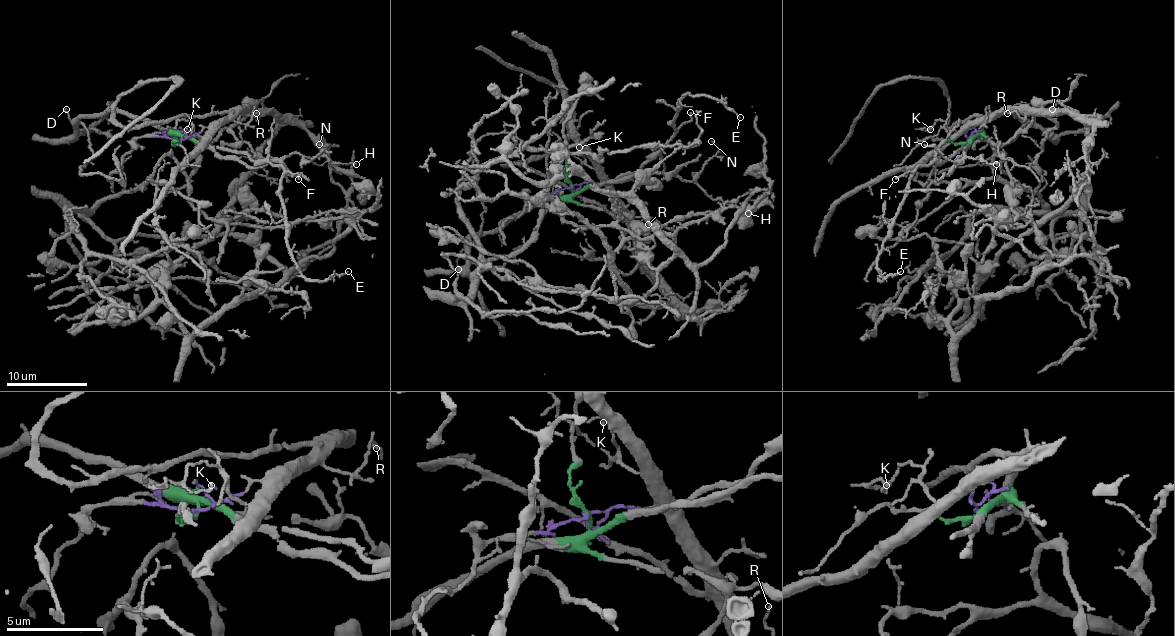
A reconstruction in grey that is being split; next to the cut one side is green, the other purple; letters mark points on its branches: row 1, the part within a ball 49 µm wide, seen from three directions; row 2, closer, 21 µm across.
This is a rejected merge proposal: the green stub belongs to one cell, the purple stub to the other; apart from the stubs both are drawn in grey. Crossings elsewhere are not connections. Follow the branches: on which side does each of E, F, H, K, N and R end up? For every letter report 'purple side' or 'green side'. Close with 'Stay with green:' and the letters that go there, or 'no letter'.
E: green side
F: green side
H: green side
K: purple side
N: green side
R: purple side
Stay with green: E, F, H, N

